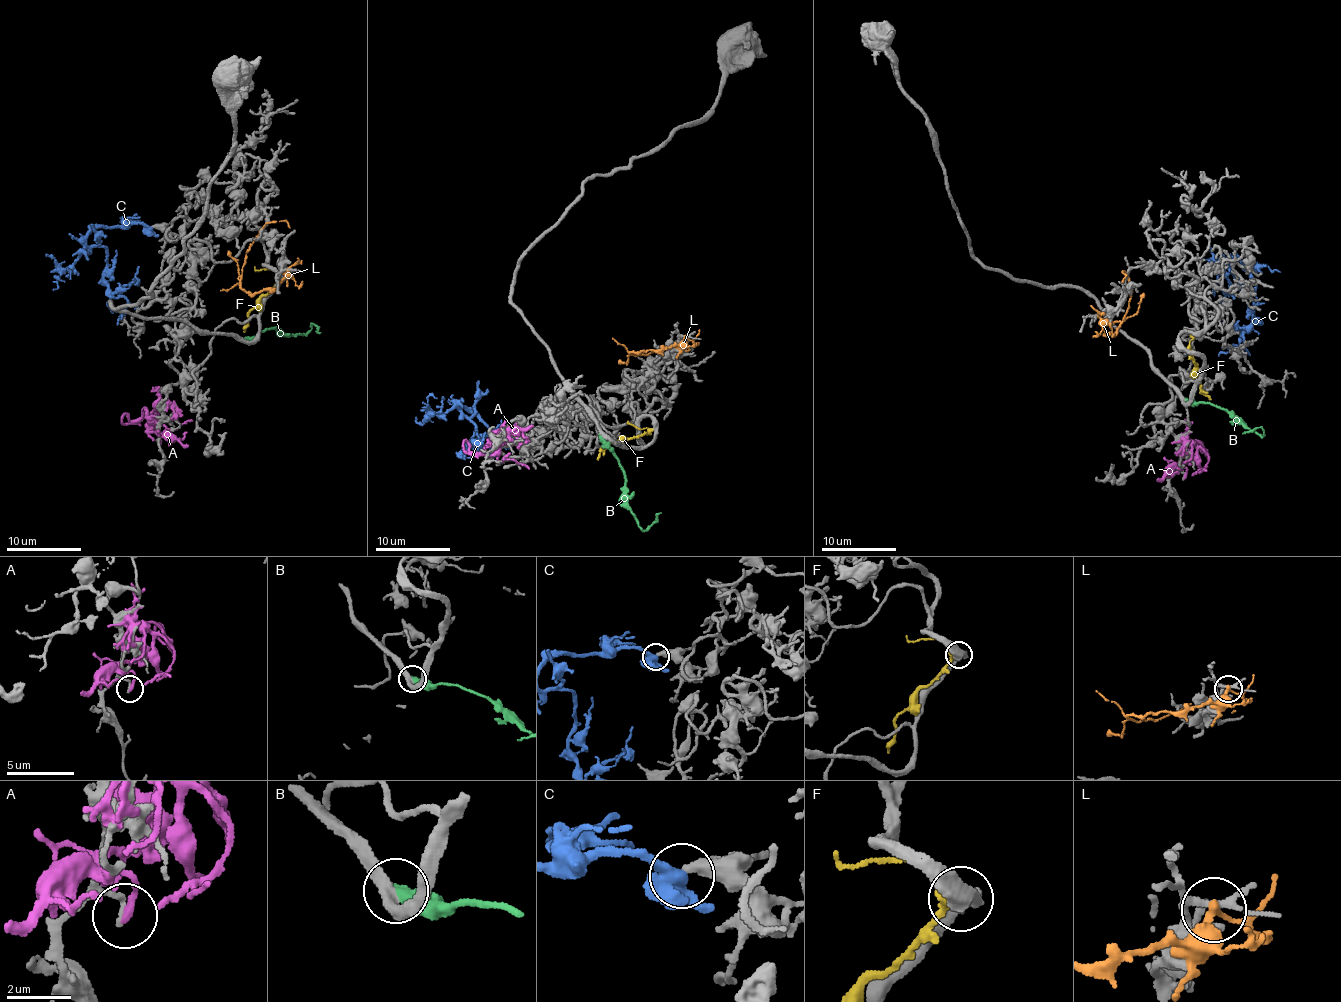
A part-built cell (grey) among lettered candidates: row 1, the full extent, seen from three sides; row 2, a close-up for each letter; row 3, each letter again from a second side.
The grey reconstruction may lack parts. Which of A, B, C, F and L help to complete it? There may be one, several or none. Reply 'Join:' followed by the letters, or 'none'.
Join: none

